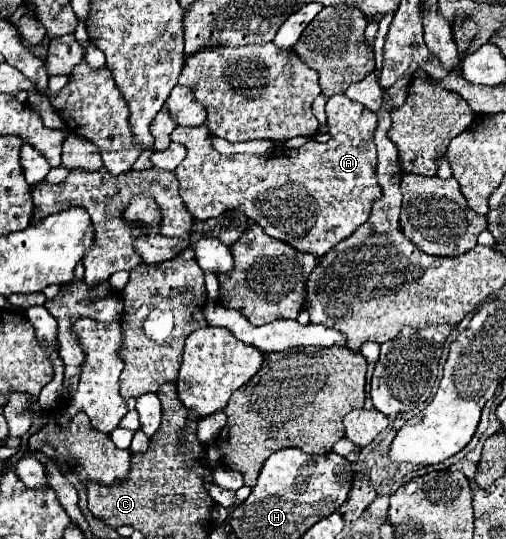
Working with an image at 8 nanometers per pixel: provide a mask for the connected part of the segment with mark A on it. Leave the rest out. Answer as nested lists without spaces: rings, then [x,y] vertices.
[[[333,95],[327,101],[327,125],[331,141],[327,143],[305,143],[299,149],[271,149],[265,155],[231,155],[218,153],[211,145],[213,135],[205,125],[201,127],[177,127],[171,133],[171,141],[183,143],[187,149],[185,159],[177,167],[175,175],[179,181],[179,195],[183,205],[197,221],[219,217],[223,211],[241,211],[251,221],[263,227],[263,231],[279,239],[301,253],[323,257],[339,241],[347,239],[359,225],[369,219],[371,203],[381,197],[381,189],[375,179],[377,151],[373,143],[373,131],[377,127],[377,115],[365,105],[349,99],[347,95]]]

